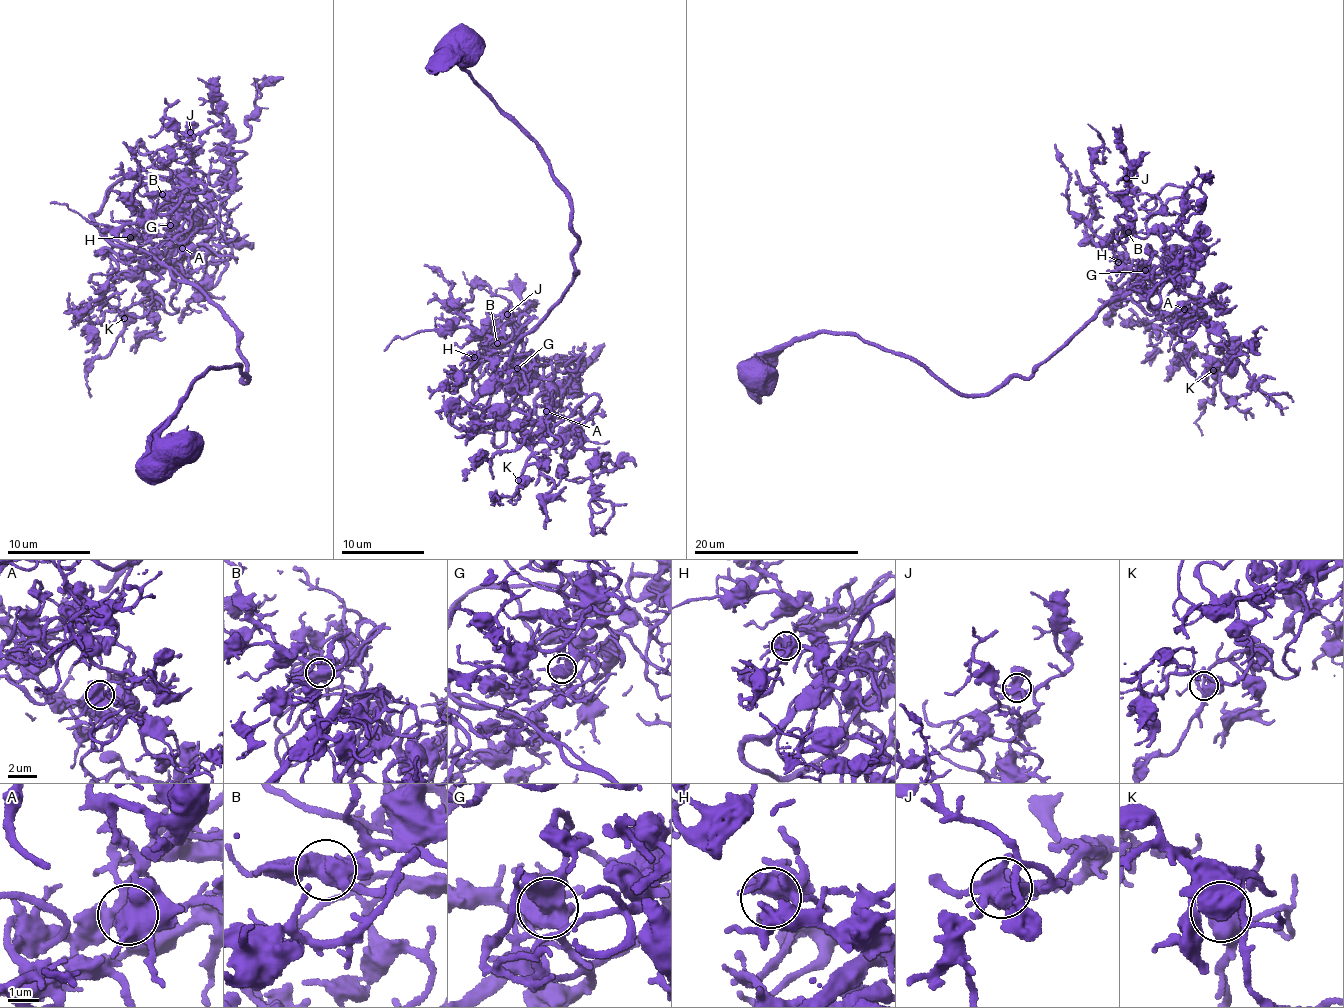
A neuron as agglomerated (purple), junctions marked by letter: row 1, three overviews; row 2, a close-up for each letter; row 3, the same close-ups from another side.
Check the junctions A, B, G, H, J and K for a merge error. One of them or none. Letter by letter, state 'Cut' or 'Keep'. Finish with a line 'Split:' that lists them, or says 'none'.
A: Keep
B: Keep
G: Keep
H: Keep
J: Keep
K: Keep
Split: none

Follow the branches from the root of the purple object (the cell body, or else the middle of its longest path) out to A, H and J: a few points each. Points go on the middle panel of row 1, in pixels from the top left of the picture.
A: (459, 43), (441, 53), (569, 199), (571, 284), (509, 362), (514, 389), (528, 370), (545, 383), (546, 411)
H: (459, 43), (441, 53), (535, 142), (578, 239), (571, 284), (522, 338), (500, 386), (495, 362), (474, 357)
J: (459, 43), (441, 53), (535, 142), (578, 239), (514, 389), (536, 364), (507, 314)

